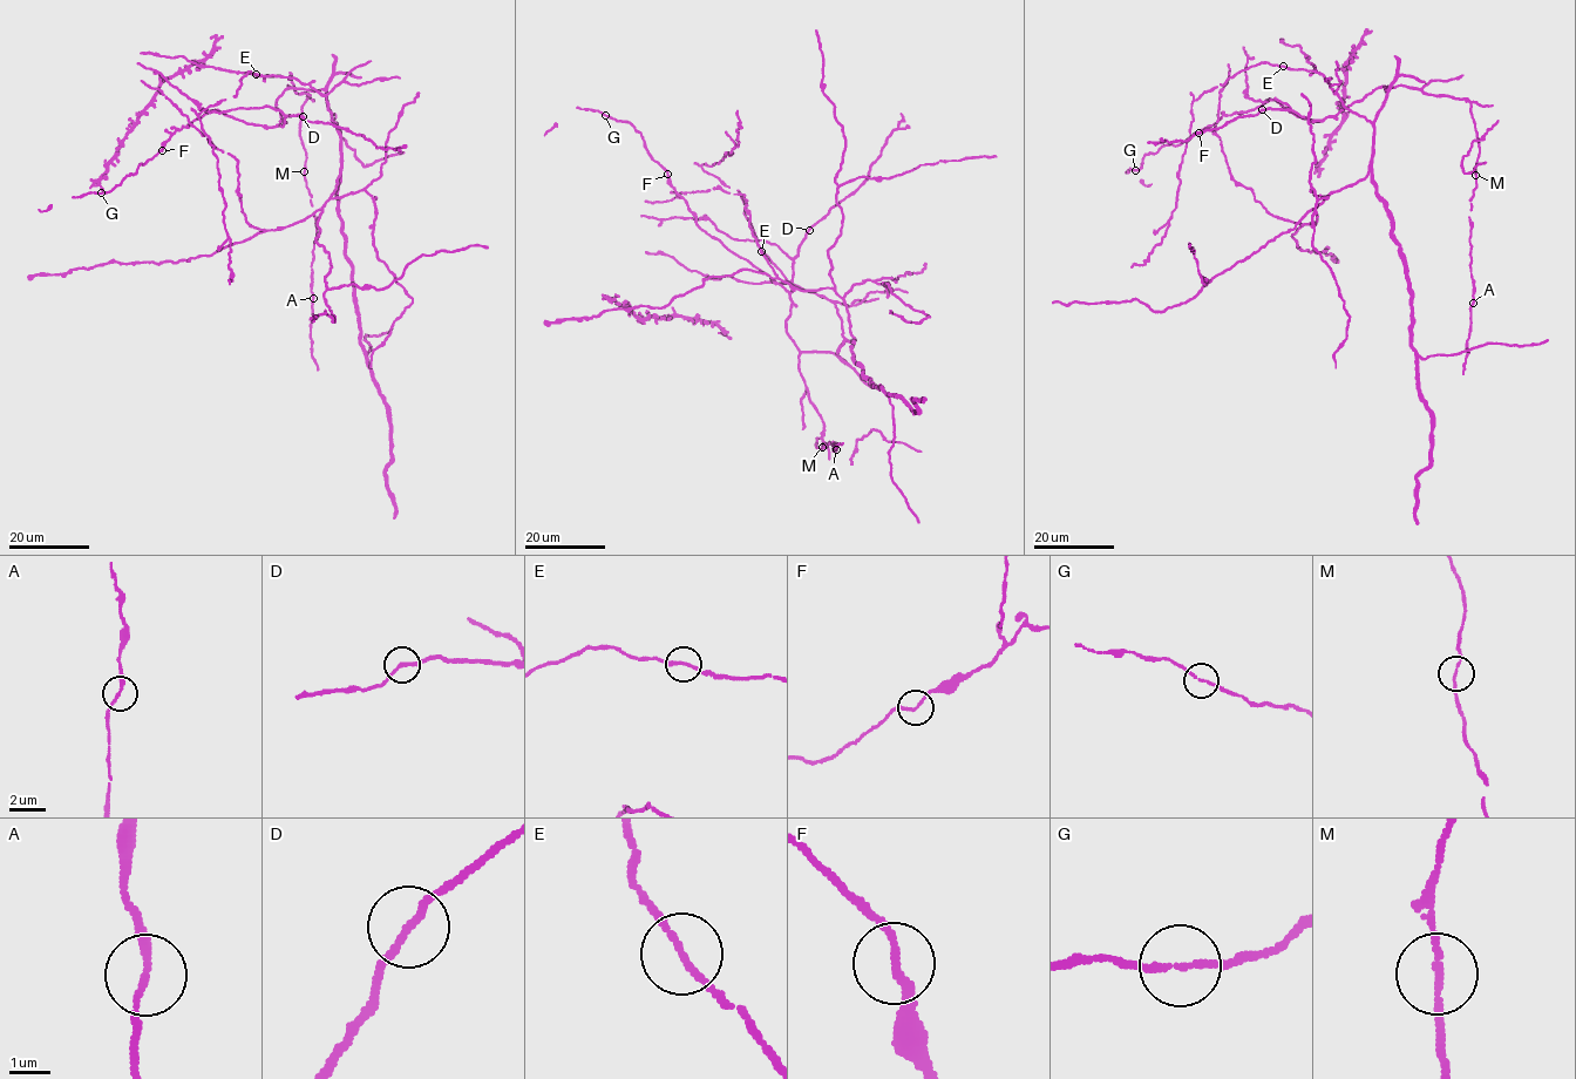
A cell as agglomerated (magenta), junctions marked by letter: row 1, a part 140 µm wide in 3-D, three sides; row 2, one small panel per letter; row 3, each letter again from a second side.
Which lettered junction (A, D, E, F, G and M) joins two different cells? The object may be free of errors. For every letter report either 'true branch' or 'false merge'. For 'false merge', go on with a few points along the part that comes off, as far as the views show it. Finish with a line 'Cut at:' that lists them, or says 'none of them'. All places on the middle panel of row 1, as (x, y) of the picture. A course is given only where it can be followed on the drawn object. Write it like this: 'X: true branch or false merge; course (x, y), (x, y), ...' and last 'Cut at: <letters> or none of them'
A: true branch
D: true branch
E: true branch
F: true branch
G: true branch
M: true branch
Cut at: none of them

